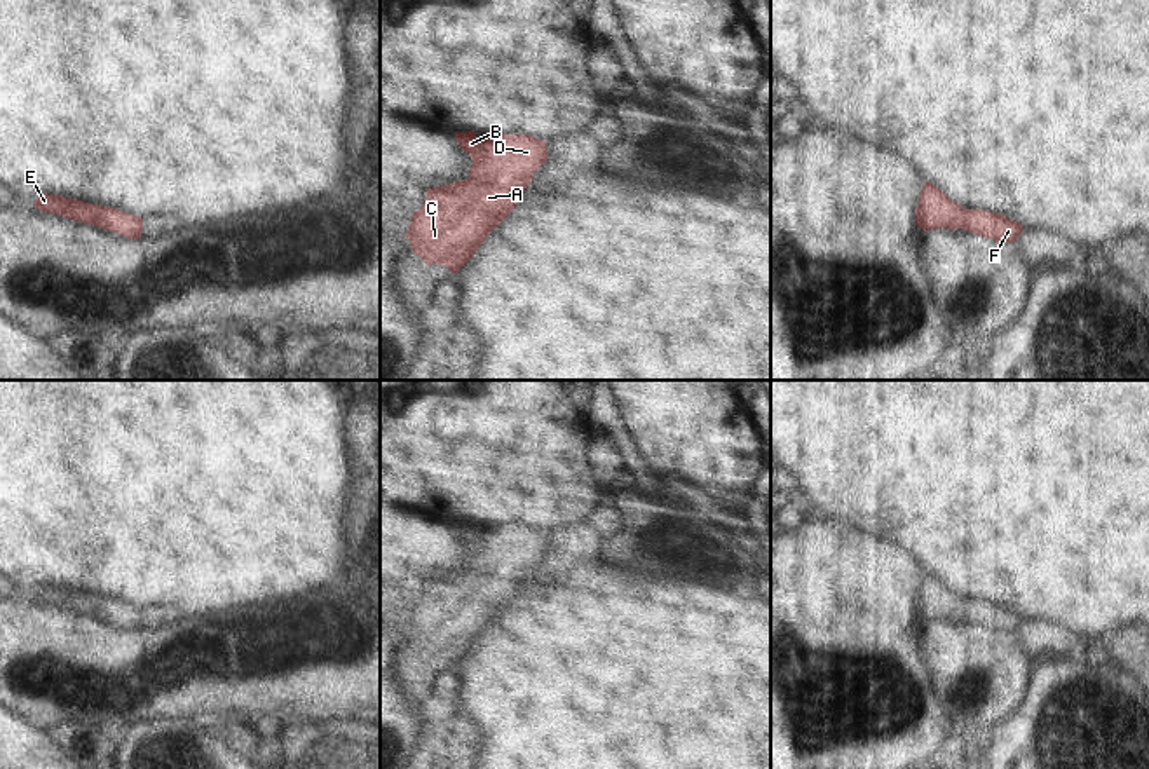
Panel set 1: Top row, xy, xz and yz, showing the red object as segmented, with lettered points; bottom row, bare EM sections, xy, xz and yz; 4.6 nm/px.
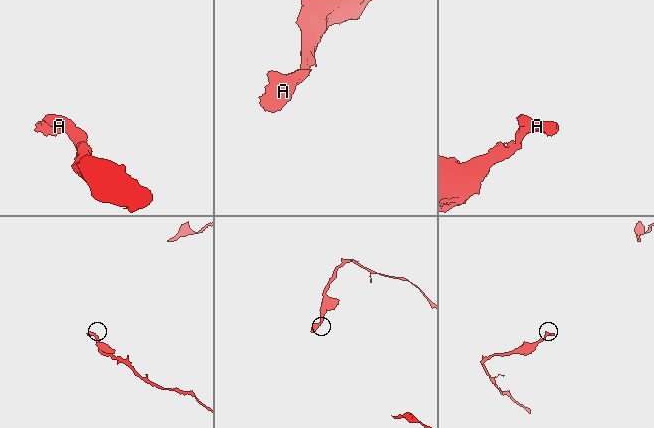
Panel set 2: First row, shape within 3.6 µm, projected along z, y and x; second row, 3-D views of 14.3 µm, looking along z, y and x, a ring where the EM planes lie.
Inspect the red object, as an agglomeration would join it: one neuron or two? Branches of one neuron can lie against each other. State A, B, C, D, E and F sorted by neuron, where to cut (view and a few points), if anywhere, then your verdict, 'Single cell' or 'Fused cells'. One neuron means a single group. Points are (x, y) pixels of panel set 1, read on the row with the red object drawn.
Groups: A B C D E F. No split. Single cell.

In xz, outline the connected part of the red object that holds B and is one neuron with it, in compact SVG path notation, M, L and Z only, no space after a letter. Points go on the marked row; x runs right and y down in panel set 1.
M474 131L455 133L457 143L471 157L467 180L425 190L424 206L411 214L406 232L411 251L425 265L445 265L457 274L518 204L534 173L547 160L546 141L528 134L492 134L478 138Z

